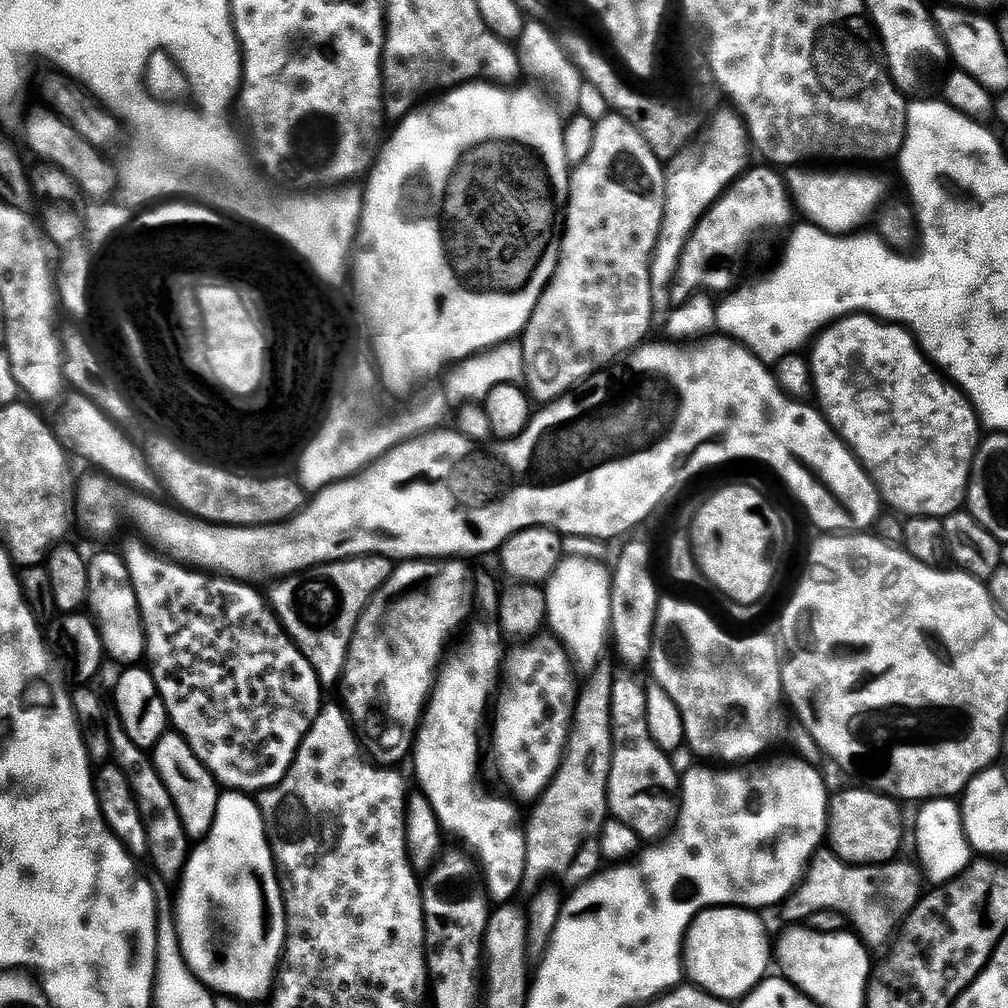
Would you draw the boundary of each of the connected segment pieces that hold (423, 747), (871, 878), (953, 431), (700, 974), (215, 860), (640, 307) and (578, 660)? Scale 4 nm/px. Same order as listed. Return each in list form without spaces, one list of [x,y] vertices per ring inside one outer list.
[[[484,576],[480,580],[479,577],[478,608],[484,611],[488,619],[484,624],[484,636],[474,637],[453,660],[451,657],[441,667],[416,734],[414,760],[416,756],[419,791],[428,799],[441,829],[449,837],[457,836],[480,859],[480,868],[484,871],[483,887],[487,895],[493,901],[508,902],[516,891],[521,891],[524,883],[526,842],[522,816],[520,820],[516,813],[517,805],[511,799],[487,796],[476,785],[480,727],[484,724],[484,715],[487,712],[489,715],[506,664],[506,651],[500,645],[502,633],[497,619],[501,601],[502,594],[496,590],[495,578]]]
[[[821,850],[808,863],[808,870],[804,874],[799,886],[790,893],[779,909],[780,916],[788,926],[803,925],[810,918],[810,914],[819,912],[835,912],[843,916],[850,925],[851,931],[864,941],[869,949],[887,949],[895,941],[899,930],[904,925],[904,919],[914,910],[926,891],[926,877],[919,863],[897,858],[887,864],[848,864],[842,858],[835,856],[831,850]]]
[[[853,314],[845,316],[843,320],[829,324],[823,332],[819,333],[811,345],[811,352],[810,363],[815,403],[818,405],[819,411],[823,412],[824,419],[832,425],[836,435],[852,449],[856,459],[863,464],[872,481],[876,483],[881,501],[887,507],[889,504],[892,507],[889,509],[893,513],[904,518],[910,516],[939,516],[943,518],[949,516],[951,512],[961,511],[966,504],[968,479],[972,477],[972,463],[982,439],[982,425],[972,401],[951,380],[941,375],[936,365],[924,355],[920,345],[916,343],[916,337],[907,328],[899,324],[885,322],[871,314]]]
[[[721,906],[719,908],[706,908],[692,919],[692,925],[684,936],[684,951],[682,959],[684,970],[695,987],[705,990],[720,990],[716,988],[744,988],[751,990],[760,985],[760,981],[769,975],[768,960],[770,964],[770,942],[768,946],[768,932],[759,920],[755,911],[746,908]]]
[[[225,791],[218,802],[218,810],[207,836],[199,841],[200,844],[191,849],[184,865],[182,879],[179,881],[178,899],[174,904],[174,923],[176,925],[176,938],[180,941],[180,953],[184,956],[188,969],[213,993],[221,997],[229,996],[232,1000],[260,1000],[273,991],[278,975],[281,959],[284,955],[284,940],[288,936],[288,923],[284,913],[284,894],[282,880],[278,875],[276,860],[272,856],[272,846],[268,843],[268,831],[264,829],[264,819],[260,813],[260,805],[251,795],[243,792]]]
[[[607,114],[595,121],[596,133],[590,147],[589,156],[575,165],[572,173],[572,191],[568,194],[568,206],[564,222],[564,238],[560,241],[560,265],[551,283],[534,308],[534,314],[522,333],[522,347],[524,350],[524,366],[526,369],[526,388],[531,399],[537,405],[553,404],[564,396],[575,393],[581,386],[587,385],[593,378],[611,369],[617,362],[623,361],[629,352],[636,351],[641,344],[649,339],[648,331],[654,328],[652,314],[652,257],[656,255],[656,244],[660,241],[660,231],[666,214],[668,201],[668,182],[661,157],[656,156],[654,150],[647,144],[645,138],[636,128],[635,123],[624,114]]]
[[[575,554],[569,555],[569,560],[568,557],[561,559],[559,566],[556,567],[554,570],[554,574],[551,576],[550,579],[547,580],[546,582],[546,602],[548,603],[548,622],[547,622],[547,627],[550,629],[552,628],[552,632],[557,641],[562,645],[562,648],[564,652],[567,653],[568,659],[571,661],[573,665],[577,669],[579,667],[581,668],[582,671],[584,671],[584,674],[591,673],[593,669],[596,668],[598,664],[601,663],[605,659],[604,656],[604,647],[607,646],[609,647],[610,644],[610,633],[612,631],[612,626],[611,626],[611,614],[610,614],[610,608],[611,608],[611,590],[612,590],[612,575],[613,573],[609,571],[607,568],[603,568],[604,564],[600,563],[599,561],[596,560],[588,560],[584,559],[582,557],[578,557]]]

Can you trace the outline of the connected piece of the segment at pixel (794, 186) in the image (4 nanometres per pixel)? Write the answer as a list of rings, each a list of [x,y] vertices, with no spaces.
[[[792,166],[787,169],[786,183],[792,193],[795,207],[805,212],[807,219],[816,224],[824,232],[833,234],[852,234],[864,223],[871,221],[878,211],[878,205],[885,199],[884,184],[876,176],[863,176],[860,172],[840,172],[844,170],[832,170],[836,172],[808,172],[807,167]]]

